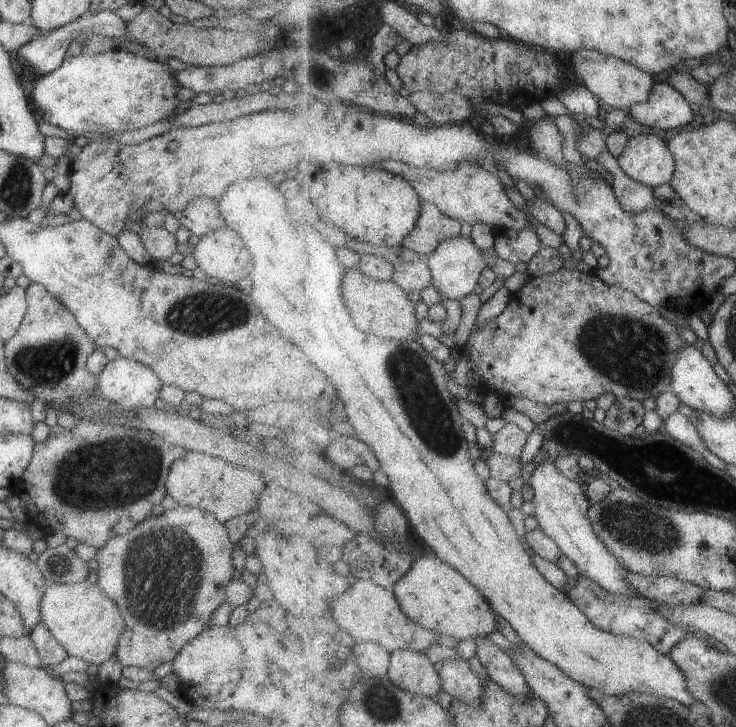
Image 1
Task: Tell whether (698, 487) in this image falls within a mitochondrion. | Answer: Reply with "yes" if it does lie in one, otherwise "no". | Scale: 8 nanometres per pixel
yes

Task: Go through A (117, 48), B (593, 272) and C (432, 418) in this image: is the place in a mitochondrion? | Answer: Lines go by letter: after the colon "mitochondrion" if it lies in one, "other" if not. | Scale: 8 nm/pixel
A: other
B: other
C: mitochondrion

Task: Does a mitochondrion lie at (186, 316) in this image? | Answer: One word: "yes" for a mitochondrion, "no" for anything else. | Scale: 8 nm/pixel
yes

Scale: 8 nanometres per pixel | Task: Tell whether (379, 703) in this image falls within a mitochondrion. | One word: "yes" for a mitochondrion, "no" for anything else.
yes

